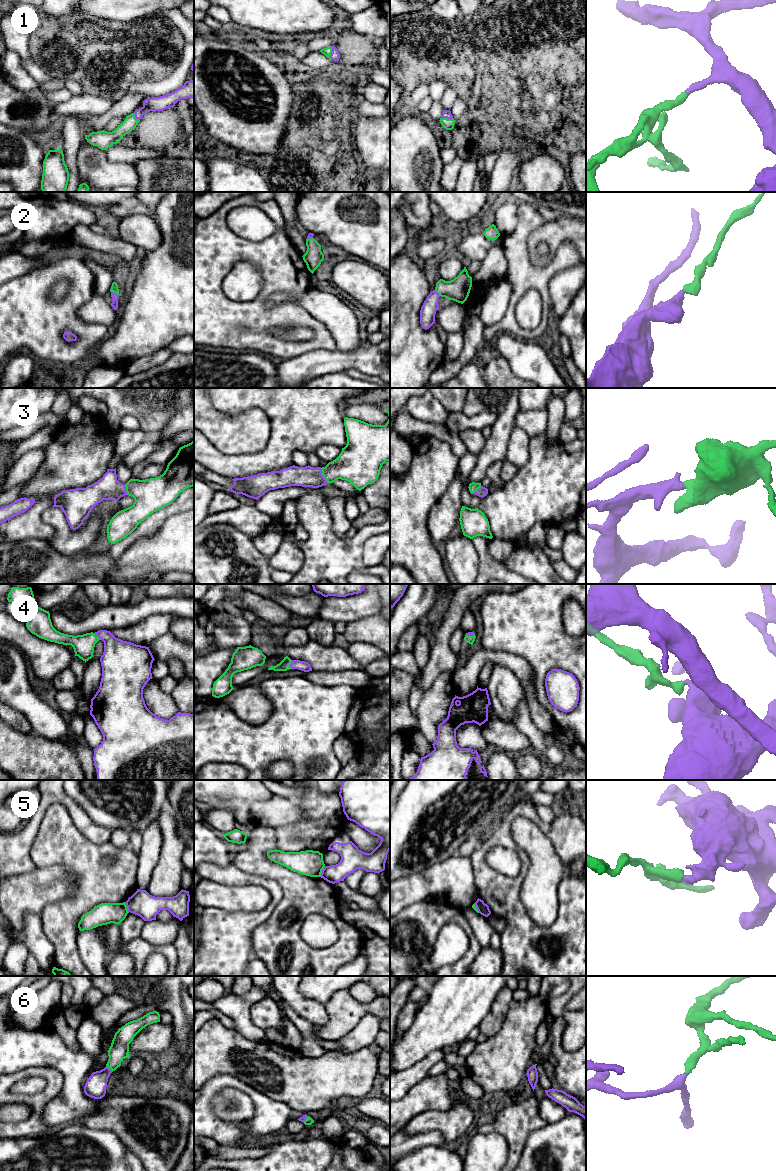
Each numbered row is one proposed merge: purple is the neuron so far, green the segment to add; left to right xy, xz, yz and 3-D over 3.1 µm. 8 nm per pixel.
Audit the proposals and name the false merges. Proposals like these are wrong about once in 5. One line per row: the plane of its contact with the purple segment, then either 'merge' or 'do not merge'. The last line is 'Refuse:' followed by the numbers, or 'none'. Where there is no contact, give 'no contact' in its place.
1: xz | merge
2: xy | merge
3: xz | merge
4: xy | merge
5: xz | do not merge
6: xy | merge
Refuse: 5

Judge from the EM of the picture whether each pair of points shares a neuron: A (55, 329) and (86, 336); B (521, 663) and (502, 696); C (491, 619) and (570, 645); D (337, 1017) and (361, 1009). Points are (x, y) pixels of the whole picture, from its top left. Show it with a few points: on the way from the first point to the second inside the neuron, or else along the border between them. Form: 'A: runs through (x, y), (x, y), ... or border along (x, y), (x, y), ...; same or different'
A: runs through (63, 326), (76, 326), (78, 328); same
B: border along (494, 664), (510, 669), (520, 681), (525, 693); different
C: runs through (511, 621), (514, 623), (526, 623), (550, 645); same
D: runs through (343, 1015), (346, 1012), (355, 1011); same

